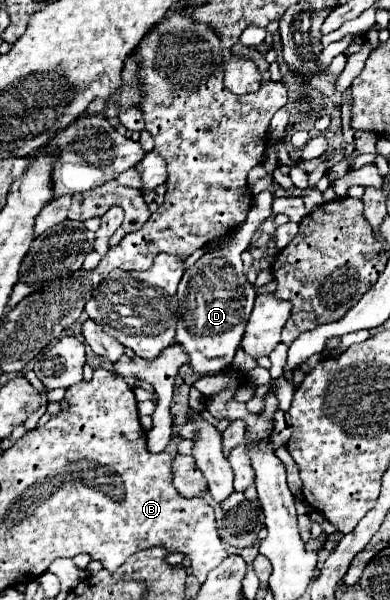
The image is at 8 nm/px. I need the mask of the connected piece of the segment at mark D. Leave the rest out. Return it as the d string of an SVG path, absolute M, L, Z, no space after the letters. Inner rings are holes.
M269 189L259 192L253 200L247 220L233 230L229 246L217 252L203 254L193 266L189 266L179 282L179 306L177 306L177 342L189 354L189 366L197 376L217 374L231 366L235 350L243 338L245 324L253 310L255 290L247 282L243 272L241 252L247 250L259 224L271 216L273 192Z

